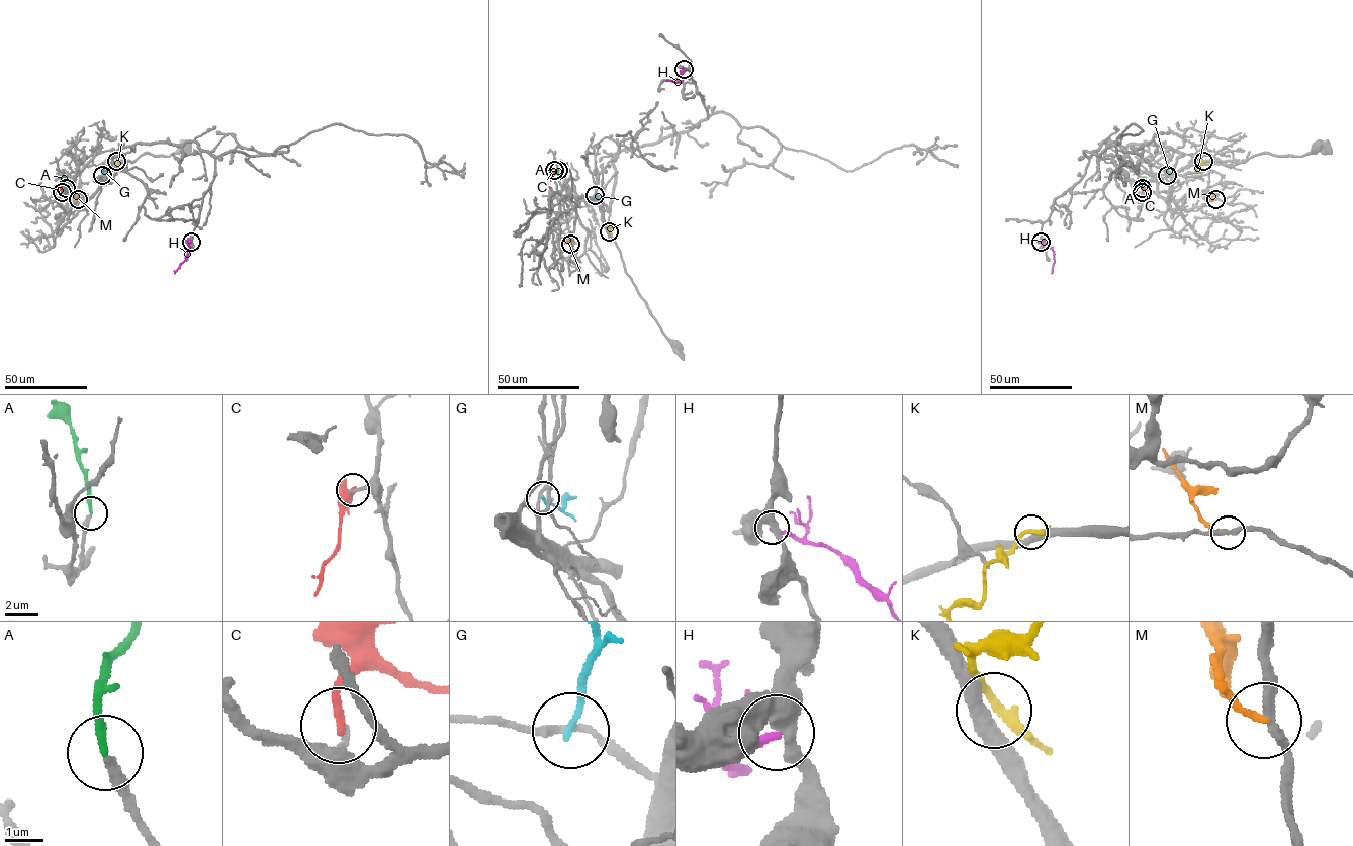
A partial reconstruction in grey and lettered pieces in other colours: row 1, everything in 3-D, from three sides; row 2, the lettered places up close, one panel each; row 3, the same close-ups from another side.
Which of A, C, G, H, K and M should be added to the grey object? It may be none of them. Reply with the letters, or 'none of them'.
A, C

